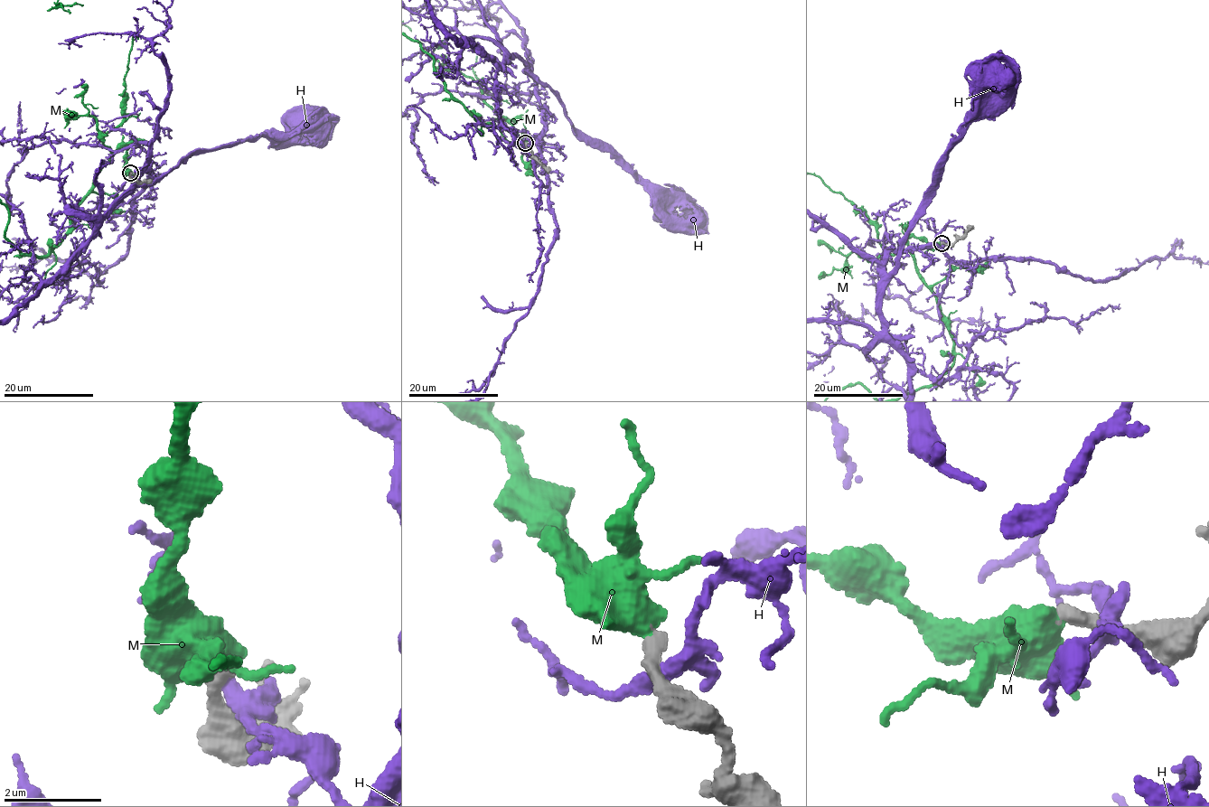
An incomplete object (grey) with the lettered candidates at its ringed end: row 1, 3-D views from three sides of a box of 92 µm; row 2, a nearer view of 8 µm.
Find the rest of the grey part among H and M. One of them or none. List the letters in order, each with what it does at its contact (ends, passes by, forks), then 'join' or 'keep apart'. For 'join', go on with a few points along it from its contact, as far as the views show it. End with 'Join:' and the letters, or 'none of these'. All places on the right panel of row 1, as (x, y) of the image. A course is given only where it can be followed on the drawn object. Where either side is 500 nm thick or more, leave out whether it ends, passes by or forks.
H: it forks | keep apart
M: join
Join: M

